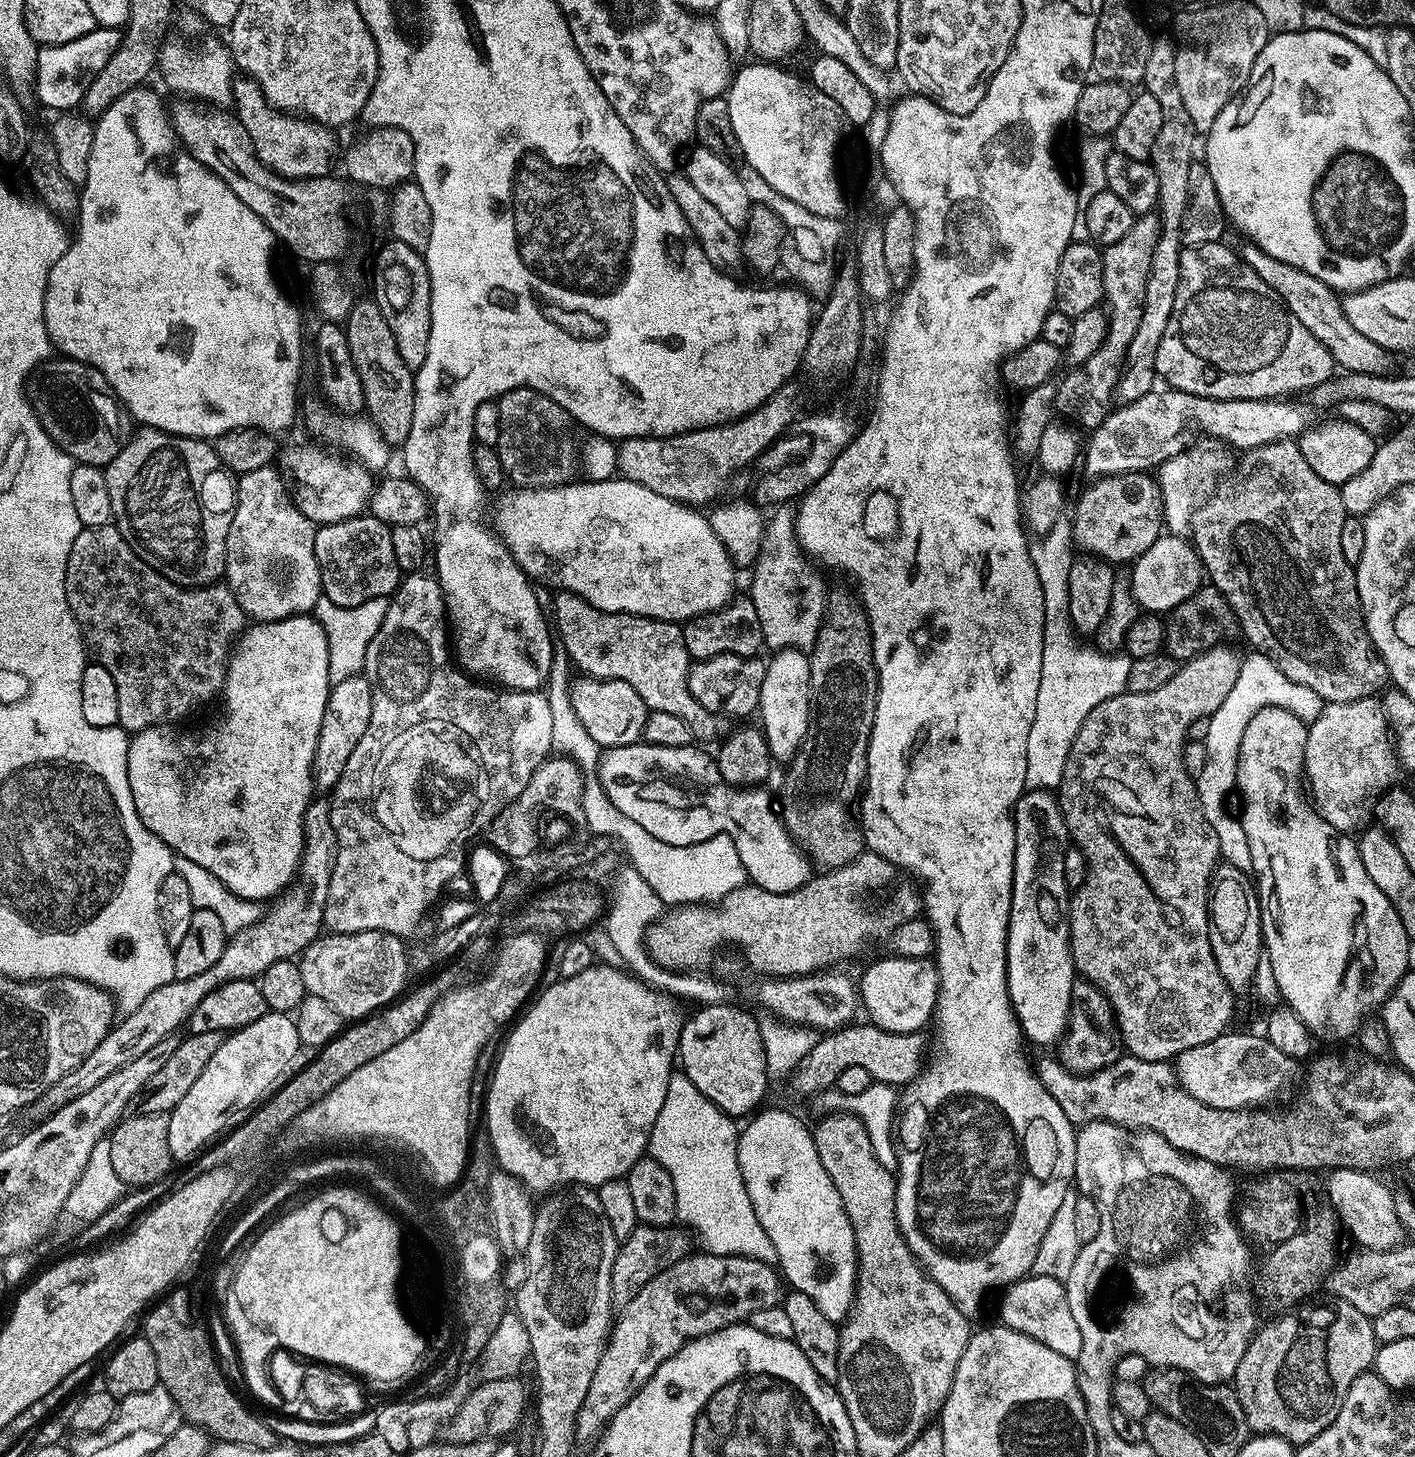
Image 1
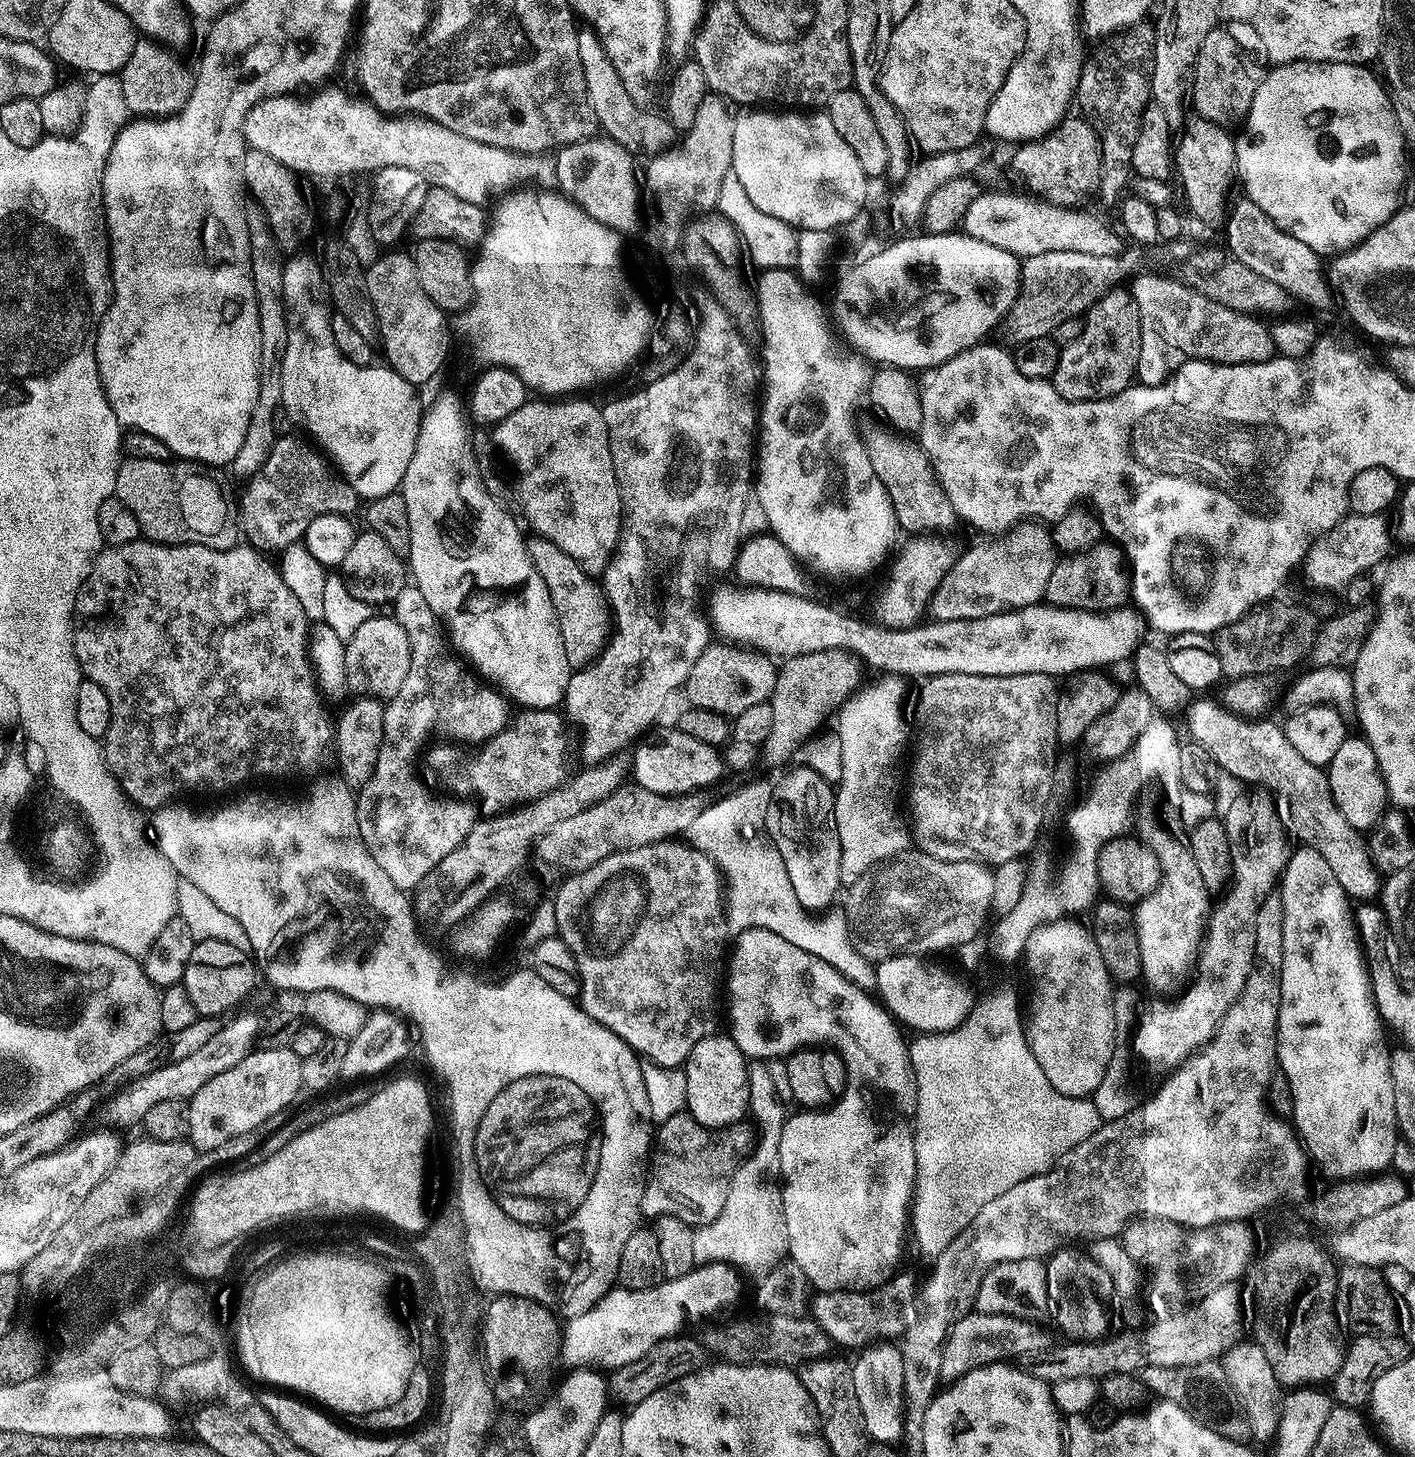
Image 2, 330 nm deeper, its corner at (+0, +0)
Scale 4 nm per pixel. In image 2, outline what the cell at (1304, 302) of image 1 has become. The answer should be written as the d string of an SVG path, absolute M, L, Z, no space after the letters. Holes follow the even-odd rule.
M1189 115L1184 121L1184 127L1178 132L1178 143L1174 148L1174 172L1178 180L1180 176L1189 210L1206 227L1223 229L1230 212L1228 191L1232 188L1232 180L1234 184L1237 179L1236 141L1233 133L1206 118Z

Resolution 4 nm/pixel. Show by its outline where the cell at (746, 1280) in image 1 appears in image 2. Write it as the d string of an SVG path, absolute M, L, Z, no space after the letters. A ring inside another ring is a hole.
M893 1275L892 1279L881 1284L879 1288L871 1290L845 1290L843 1292L817 1291L810 1300L810 1316L818 1322L818 1326L831 1338L833 1345L844 1348L863 1350L869 1344L892 1342L903 1337L904 1331L914 1322L916 1317L917 1301L914 1297L918 1292L917 1281L912 1281L908 1276Z

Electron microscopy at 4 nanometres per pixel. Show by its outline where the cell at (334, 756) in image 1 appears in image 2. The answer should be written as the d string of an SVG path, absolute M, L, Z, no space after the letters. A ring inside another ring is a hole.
M378 614L354 630L344 645L344 669L347 691L356 692L352 694L357 697L375 696L377 700L387 702L402 690L406 670L410 670L410 644L395 615Z

